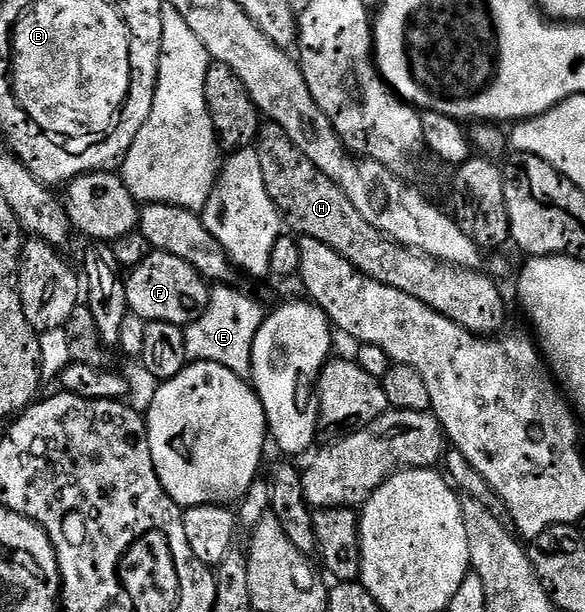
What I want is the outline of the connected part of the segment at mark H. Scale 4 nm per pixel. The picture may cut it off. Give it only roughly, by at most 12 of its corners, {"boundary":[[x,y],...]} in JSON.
{"boundary":[[264,122],[253,146],[280,216],[365,277],[476,337],[504,330],[492,276],[385,239]]}

